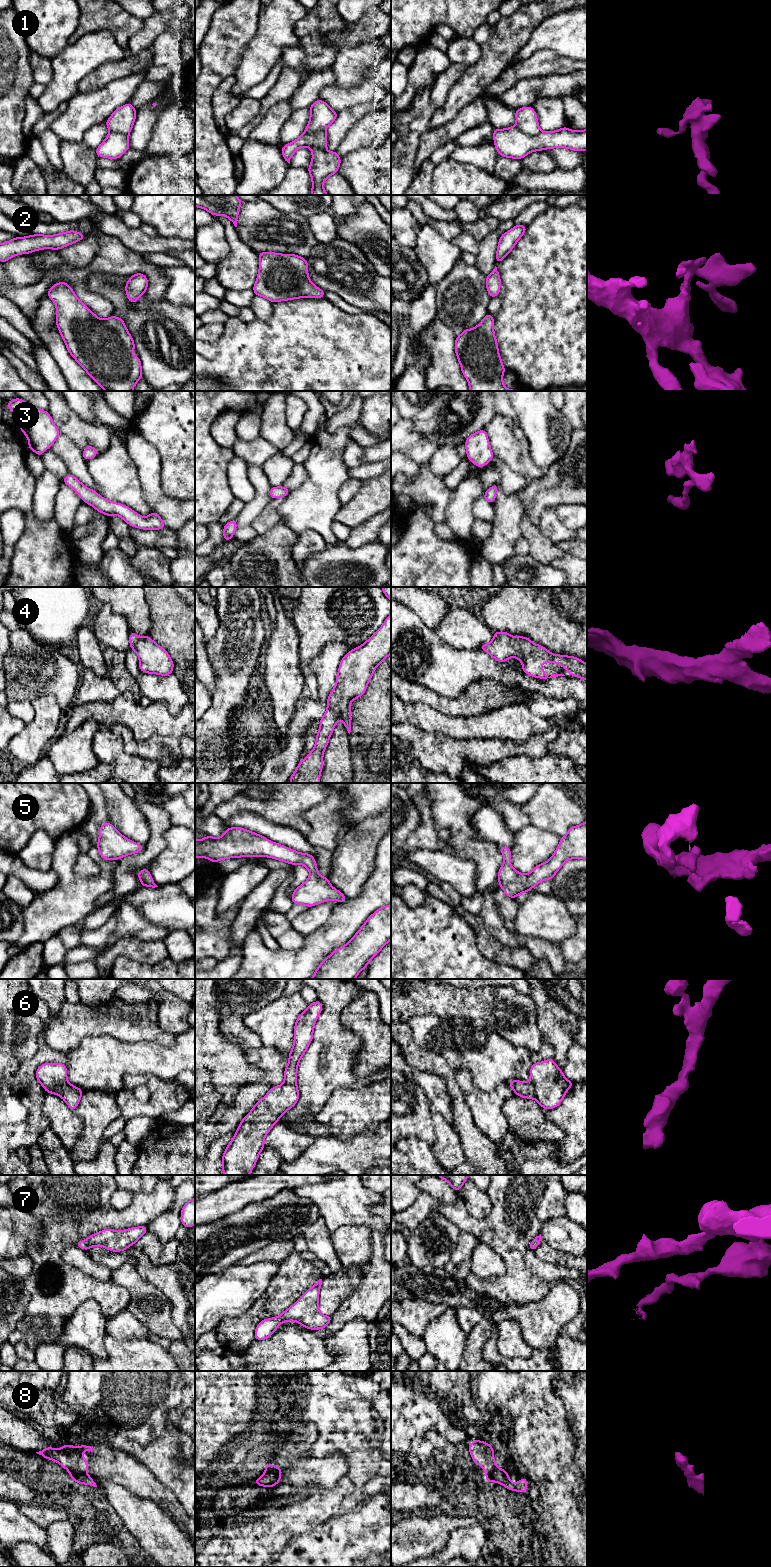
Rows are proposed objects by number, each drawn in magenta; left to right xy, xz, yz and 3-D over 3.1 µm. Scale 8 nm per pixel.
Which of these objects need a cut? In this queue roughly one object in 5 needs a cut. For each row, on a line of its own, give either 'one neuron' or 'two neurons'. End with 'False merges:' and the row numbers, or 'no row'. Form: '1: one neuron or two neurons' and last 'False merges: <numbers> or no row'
1: two neurons
2: one neuron
3: one neuron
4: one neuron
5: one neuron
6: one neuron
7: one neuron
8: two neurons
False merges: 1, 8

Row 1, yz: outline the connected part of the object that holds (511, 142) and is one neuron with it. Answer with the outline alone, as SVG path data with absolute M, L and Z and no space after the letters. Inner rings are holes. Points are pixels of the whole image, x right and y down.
M517 126L494 128L493 138L500 156L520 160L530 152L552 148L587 151L587 129L574 131L566 126L557 131L540 132L536 136L523 133Z

